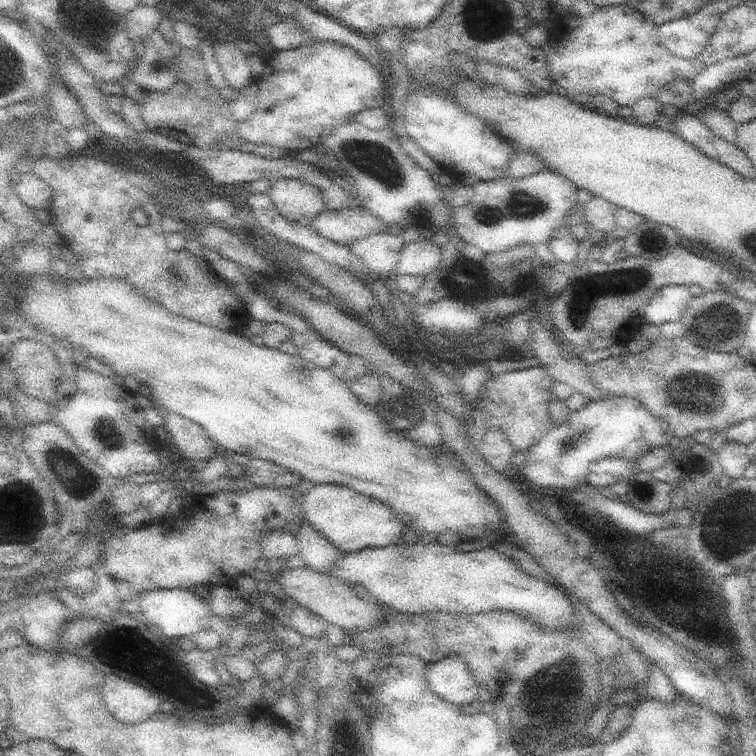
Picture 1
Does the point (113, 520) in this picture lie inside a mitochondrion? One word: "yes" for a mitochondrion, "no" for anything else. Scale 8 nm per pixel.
no

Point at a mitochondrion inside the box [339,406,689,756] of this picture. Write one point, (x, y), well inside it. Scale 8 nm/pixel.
(549, 695)

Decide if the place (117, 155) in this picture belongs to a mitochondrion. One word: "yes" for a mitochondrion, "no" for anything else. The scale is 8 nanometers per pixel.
no

